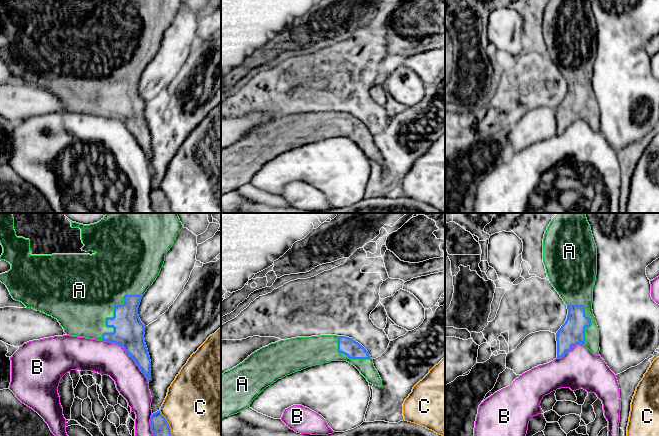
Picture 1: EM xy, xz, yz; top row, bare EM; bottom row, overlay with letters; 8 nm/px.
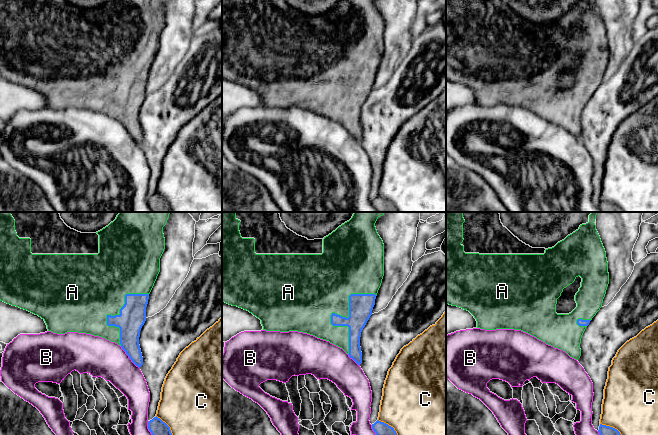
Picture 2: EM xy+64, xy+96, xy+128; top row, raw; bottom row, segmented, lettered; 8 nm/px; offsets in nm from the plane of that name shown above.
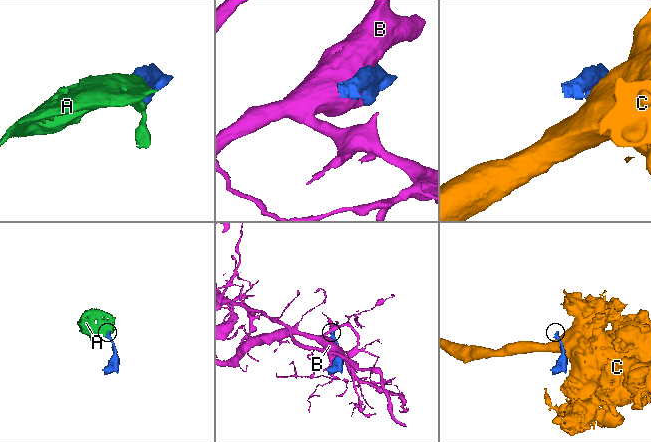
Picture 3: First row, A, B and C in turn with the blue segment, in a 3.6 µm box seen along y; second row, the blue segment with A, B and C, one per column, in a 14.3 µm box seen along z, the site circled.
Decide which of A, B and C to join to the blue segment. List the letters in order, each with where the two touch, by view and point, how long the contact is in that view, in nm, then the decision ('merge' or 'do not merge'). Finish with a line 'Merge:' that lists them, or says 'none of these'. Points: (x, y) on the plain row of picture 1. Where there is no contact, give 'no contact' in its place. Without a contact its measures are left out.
A: xy (114, 89) | 500 nm | merge
B: xy (127, 129) | 500 nm | do not merge
C: xy (167, 199) | 240 nm | do not merge
Merge: A

